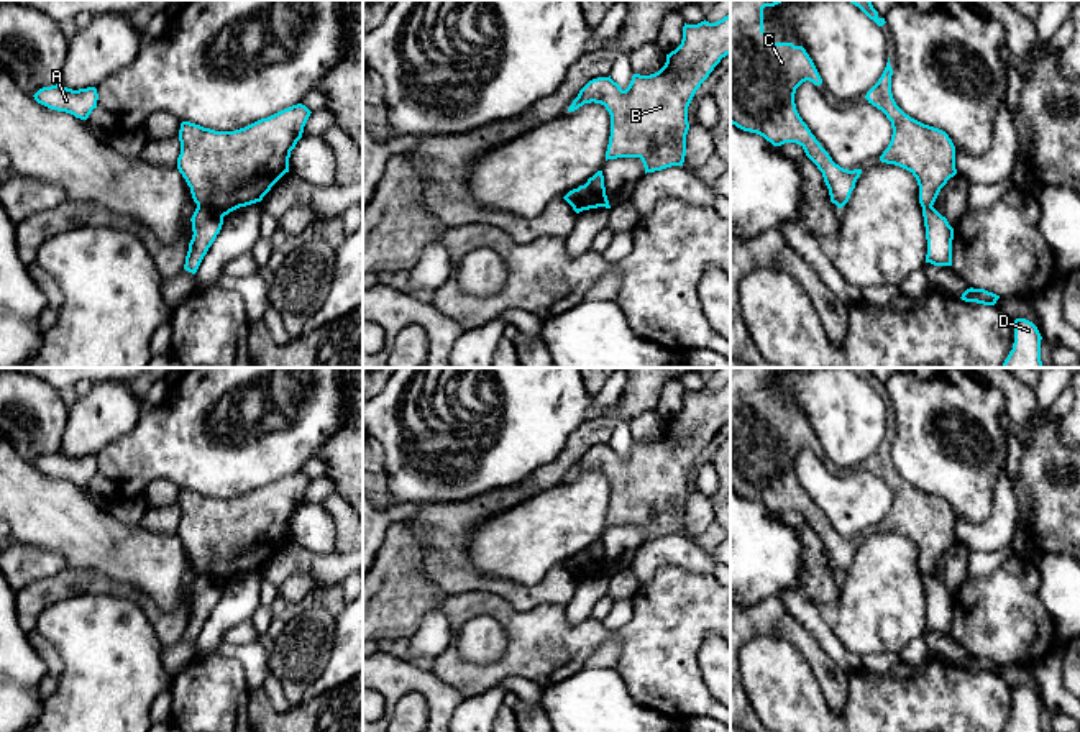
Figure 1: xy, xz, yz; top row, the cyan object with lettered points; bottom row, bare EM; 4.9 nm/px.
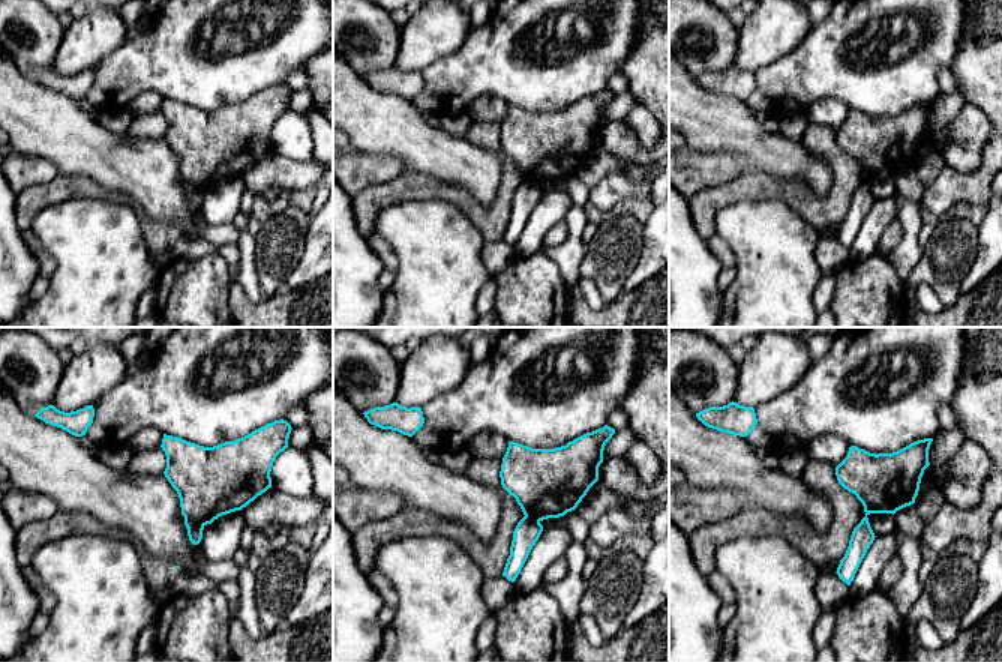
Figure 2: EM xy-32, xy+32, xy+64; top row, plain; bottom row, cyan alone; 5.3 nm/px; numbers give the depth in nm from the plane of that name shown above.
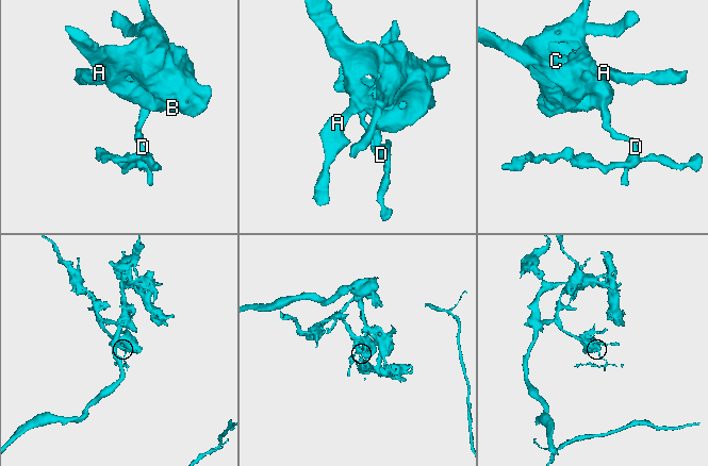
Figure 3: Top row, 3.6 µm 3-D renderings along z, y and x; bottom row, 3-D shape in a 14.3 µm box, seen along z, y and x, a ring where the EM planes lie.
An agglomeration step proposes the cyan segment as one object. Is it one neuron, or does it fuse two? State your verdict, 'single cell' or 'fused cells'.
fused cells

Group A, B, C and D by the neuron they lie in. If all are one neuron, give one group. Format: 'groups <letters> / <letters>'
groups A B C / D

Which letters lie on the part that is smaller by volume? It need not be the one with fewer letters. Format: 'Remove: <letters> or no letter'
Remove: D

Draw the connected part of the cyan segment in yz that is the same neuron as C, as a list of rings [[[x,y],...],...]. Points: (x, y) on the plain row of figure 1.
[[[730,368],[730,491],[763,504],[773,514],[799,512],[822,540],[831,570],[842,576],[862,537],[849,538],[835,532],[799,484],[794,471],[796,456],[806,448],[821,453],[822,446],[803,414],[771,410],[770,402],[763,399],[763,376],[778,371],[781,368]]]

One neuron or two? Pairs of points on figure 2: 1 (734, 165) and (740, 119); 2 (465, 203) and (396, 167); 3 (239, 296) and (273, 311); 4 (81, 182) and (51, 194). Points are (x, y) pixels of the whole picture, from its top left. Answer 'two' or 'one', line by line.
1: two
2: two
3: one
4: one

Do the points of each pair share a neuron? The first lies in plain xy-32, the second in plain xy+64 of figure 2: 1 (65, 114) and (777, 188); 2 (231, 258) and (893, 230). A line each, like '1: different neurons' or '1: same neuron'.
1: different neurons
2: different neurons

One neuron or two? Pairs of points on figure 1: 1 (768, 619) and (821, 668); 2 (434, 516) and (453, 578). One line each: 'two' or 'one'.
1: one
2: one

